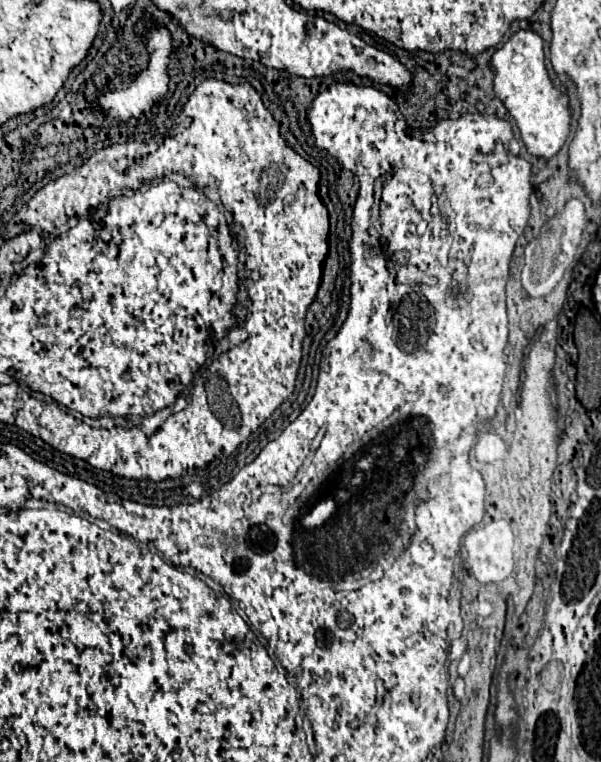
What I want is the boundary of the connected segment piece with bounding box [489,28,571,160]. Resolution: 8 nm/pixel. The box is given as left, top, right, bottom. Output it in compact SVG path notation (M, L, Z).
M519 28L489 60L493 70L493 90L513 116L527 152L535 158L553 158L569 138L571 108L567 92L559 90L547 74L543 58L543 40L535 30Z

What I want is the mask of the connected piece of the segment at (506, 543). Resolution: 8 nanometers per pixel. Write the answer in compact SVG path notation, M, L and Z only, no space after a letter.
M493 520L467 534L467 560L479 582L501 582L511 574L513 542L511 526L505 520Z

